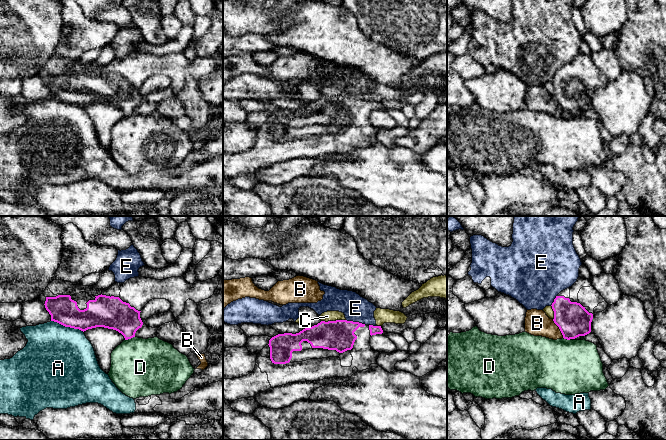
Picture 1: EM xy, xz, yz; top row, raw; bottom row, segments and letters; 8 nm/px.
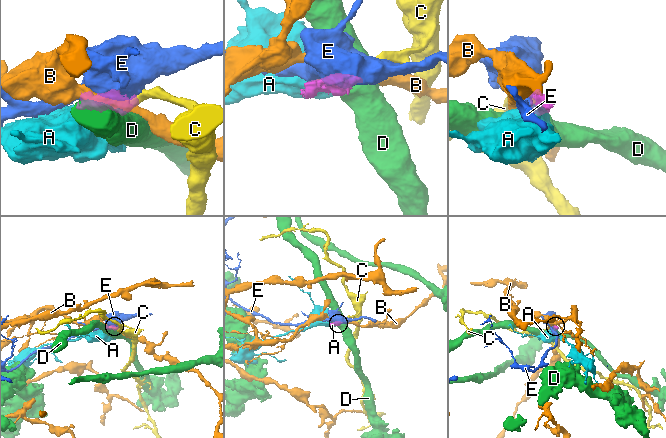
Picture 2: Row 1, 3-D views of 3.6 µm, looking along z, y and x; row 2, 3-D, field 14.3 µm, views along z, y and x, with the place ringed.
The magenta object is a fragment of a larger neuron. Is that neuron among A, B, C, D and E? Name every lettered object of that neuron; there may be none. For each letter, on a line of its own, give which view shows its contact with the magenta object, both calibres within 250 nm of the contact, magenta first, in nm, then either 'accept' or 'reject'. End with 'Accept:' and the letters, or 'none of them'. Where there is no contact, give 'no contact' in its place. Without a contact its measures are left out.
A: xy | 220/480 nm | reject
B: yz | 260/200 nm | reject
C: xz | 240/80 nm | reject
D: xy | 260/460 nm | reject
E: xz | 240/200 nm | reject
Accept: none of them

